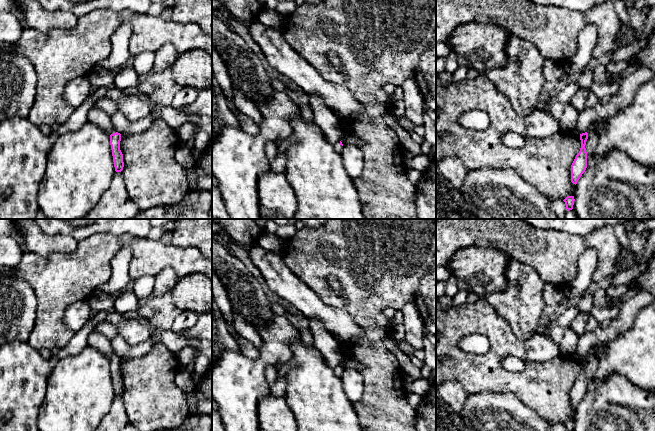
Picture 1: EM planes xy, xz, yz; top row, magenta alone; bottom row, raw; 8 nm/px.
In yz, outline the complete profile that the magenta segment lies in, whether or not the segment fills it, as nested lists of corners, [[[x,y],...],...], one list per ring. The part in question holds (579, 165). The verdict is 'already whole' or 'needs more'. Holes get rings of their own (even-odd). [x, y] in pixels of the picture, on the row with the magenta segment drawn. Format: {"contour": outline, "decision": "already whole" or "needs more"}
{"contour": [[[587,132],[580,134],[581,148],[571,165],[571,182],[575,185],[587,168],[587,152],[585,148],[587,139]]], "decision": "already whole"}

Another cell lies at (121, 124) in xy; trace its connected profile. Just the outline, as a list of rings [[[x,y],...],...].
[[[117,110],[112,116],[112,123],[114,128],[121,135],[133,135],[146,130],[154,121],[152,115],[147,115],[143,119],[136,122],[129,122],[120,110]]]

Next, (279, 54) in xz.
[[[259,21],[248,23],[253,40],[260,46],[267,62],[308,95],[316,94],[332,111],[342,116],[361,117],[363,105],[343,85],[326,81],[319,72],[296,53],[284,39],[283,32]]]

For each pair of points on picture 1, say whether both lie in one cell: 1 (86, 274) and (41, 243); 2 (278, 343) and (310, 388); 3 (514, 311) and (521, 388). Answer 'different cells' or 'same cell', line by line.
1: different cells
2: different cells
3: different cells

